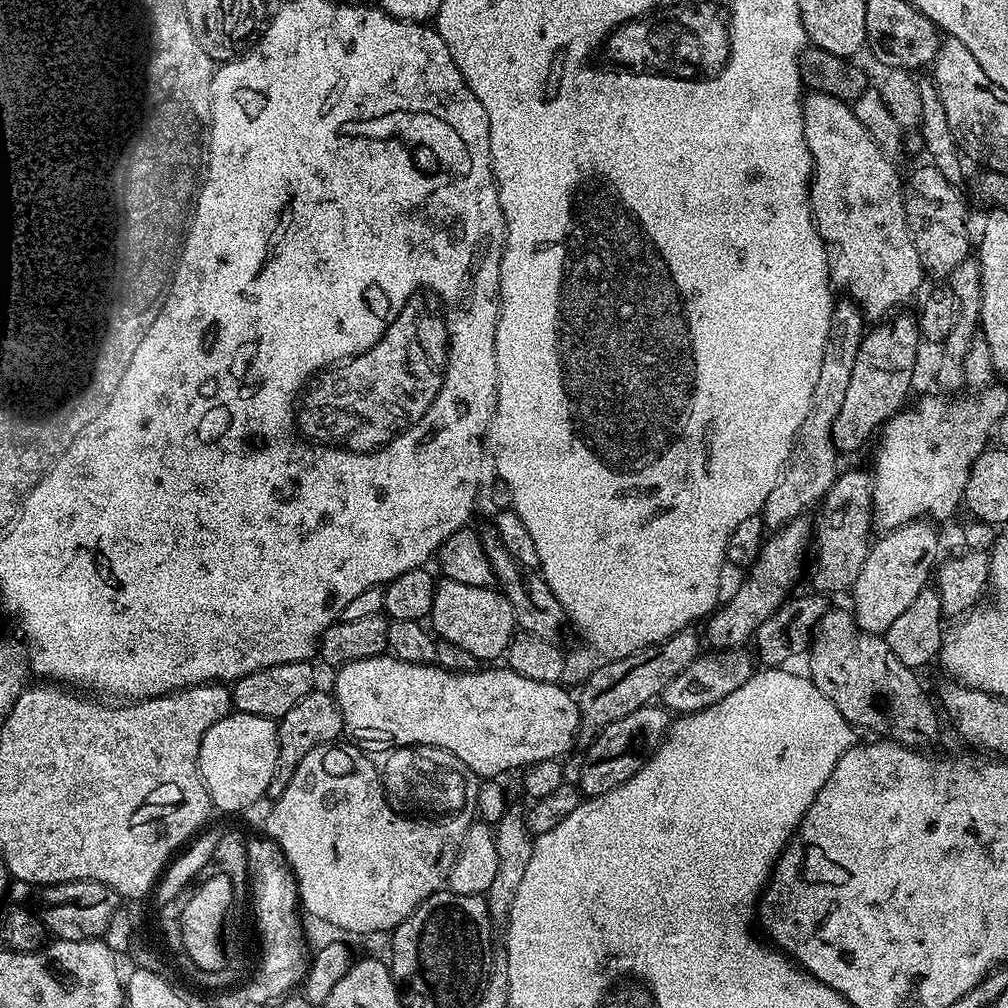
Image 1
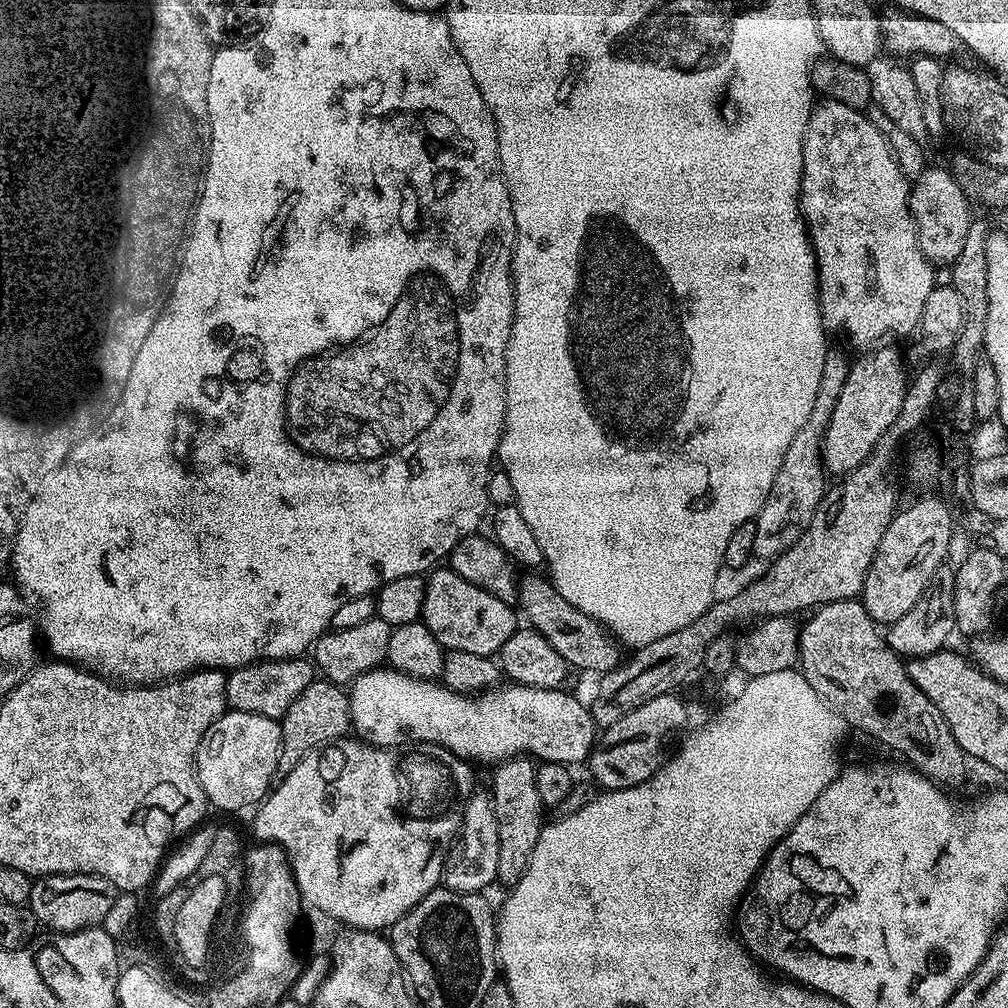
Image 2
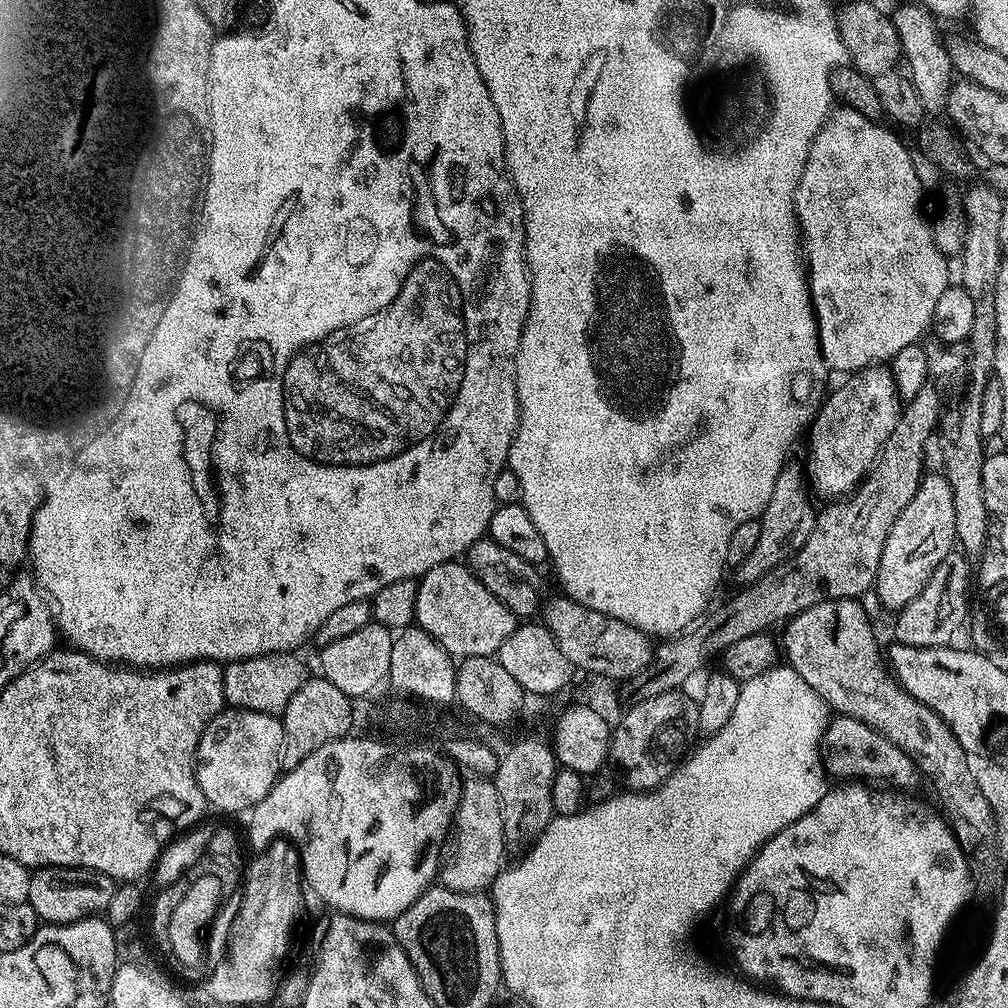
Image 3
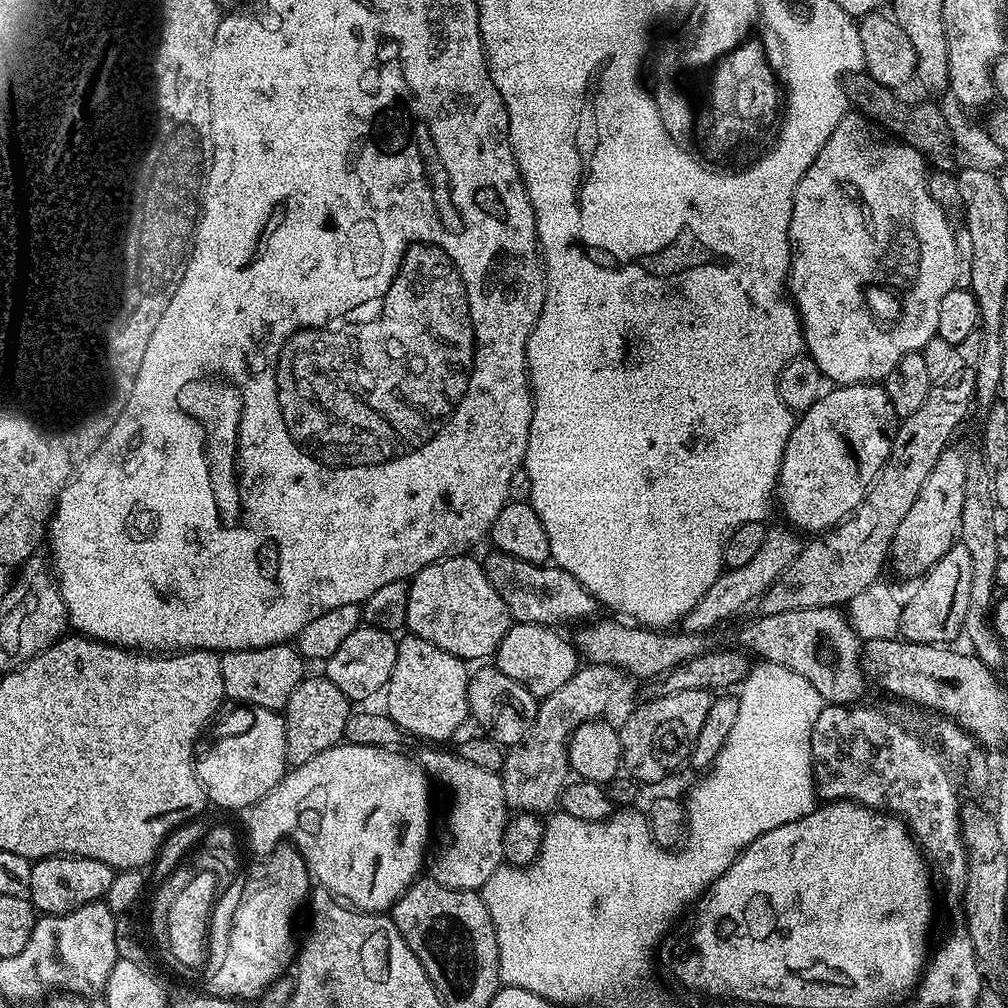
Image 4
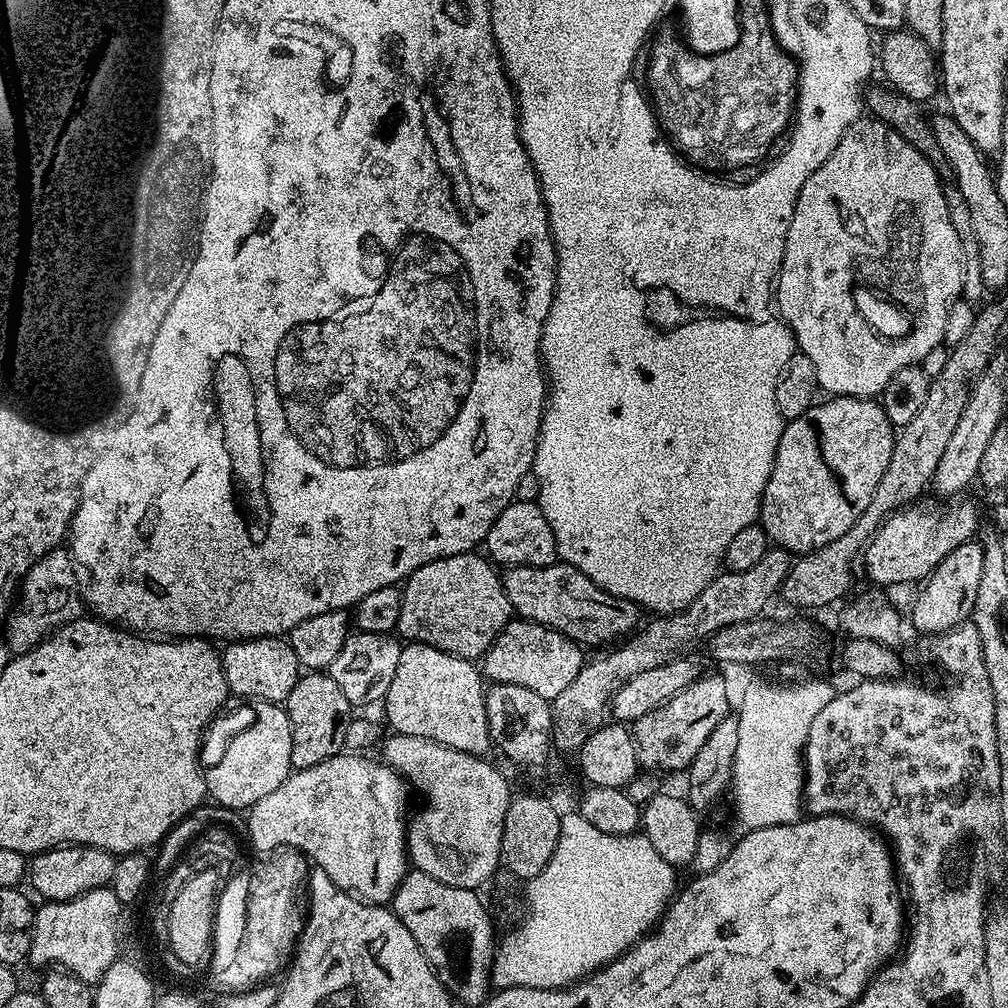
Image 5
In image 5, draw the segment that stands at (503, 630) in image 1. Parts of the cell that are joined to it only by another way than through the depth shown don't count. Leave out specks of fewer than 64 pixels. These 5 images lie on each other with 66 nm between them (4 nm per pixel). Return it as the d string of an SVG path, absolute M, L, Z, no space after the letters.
M470 551L435 560L414 570L412 575L403 581L402 614L398 618L396 632L405 641L429 644L443 652L460 656L463 660L475 661L483 657L489 646L495 642L499 632L507 626L513 611L506 598L501 573L499 571L496 573L495 567L488 568L489 561L483 555L482 557L476 555L480 554Z

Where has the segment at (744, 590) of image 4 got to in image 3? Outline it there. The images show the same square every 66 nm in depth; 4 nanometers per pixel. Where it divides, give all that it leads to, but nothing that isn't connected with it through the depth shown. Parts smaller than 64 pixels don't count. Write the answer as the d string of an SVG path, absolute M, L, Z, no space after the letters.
M786 466L778 474L778 482L774 482L774 494L770 494L770 502L766 510L758 517L760 529L758 530L758 542L750 553L750 558L742 562L736 569L736 576L741 580L740 584L747 586L762 578L770 570L774 570L779 564L791 558L810 538L810 534L816 525L817 509L812 509L813 497L810 495L806 476L792 466Z

